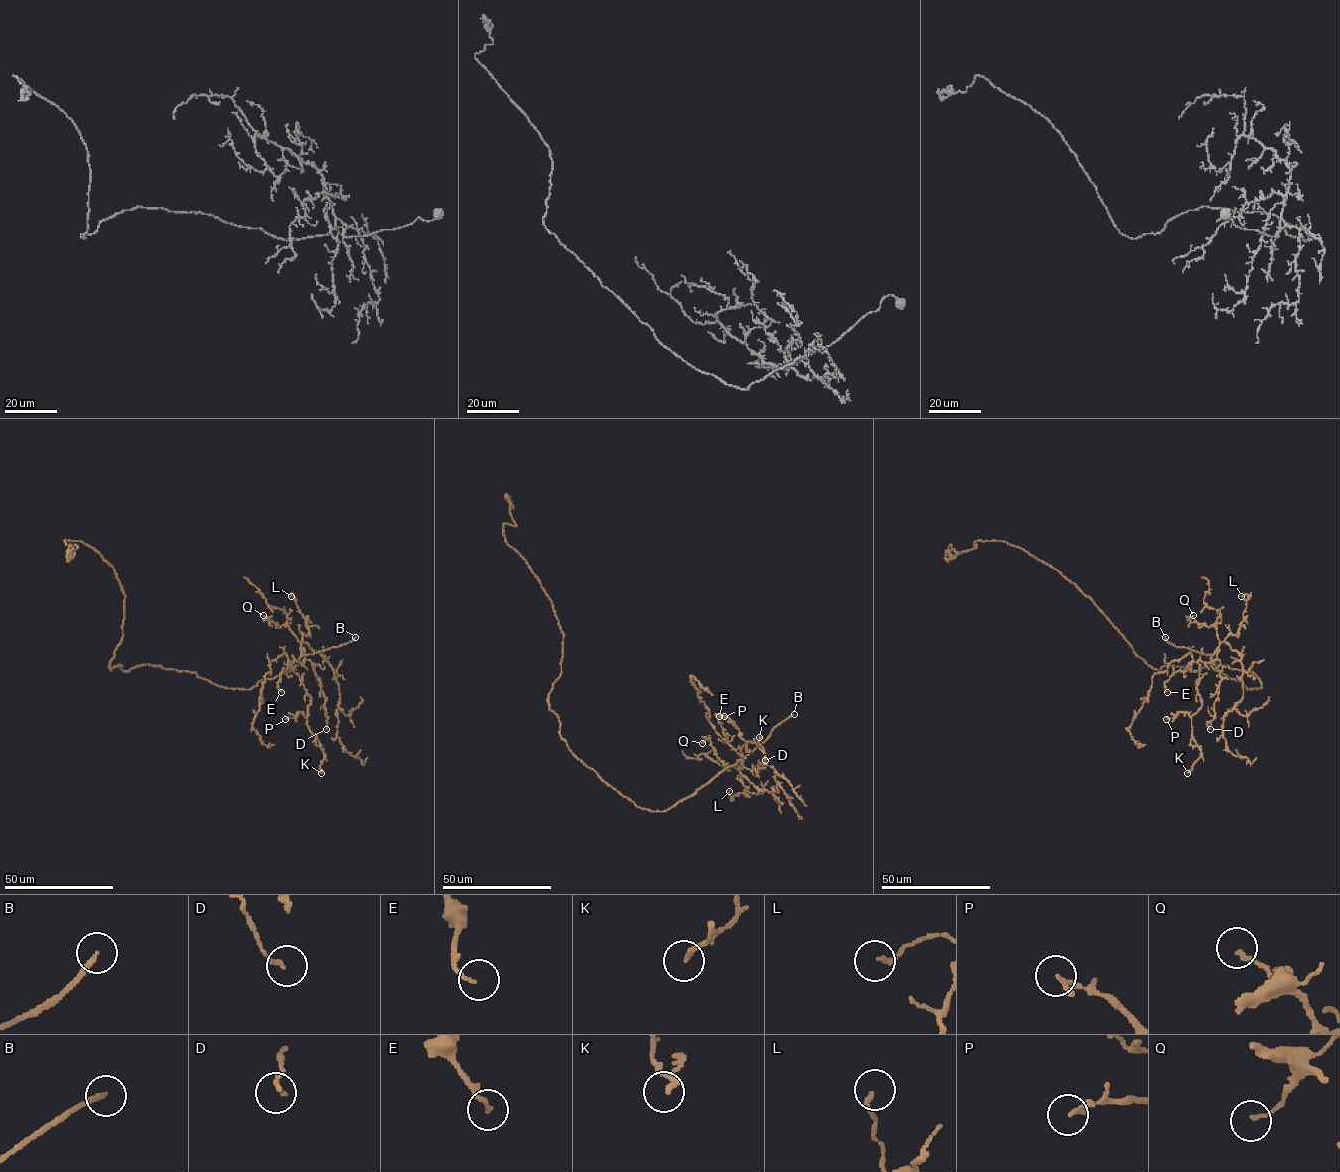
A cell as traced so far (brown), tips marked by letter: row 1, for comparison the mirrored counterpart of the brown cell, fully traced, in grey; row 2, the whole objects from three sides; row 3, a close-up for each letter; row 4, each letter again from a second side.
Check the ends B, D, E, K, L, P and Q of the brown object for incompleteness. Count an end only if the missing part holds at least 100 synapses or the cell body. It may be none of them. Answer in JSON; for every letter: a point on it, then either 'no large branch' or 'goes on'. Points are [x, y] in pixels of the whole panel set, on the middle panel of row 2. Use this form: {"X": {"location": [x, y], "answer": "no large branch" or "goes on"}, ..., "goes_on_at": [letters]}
{"B": {"location": [794, 714], "answer": "goes on"}, "D": {"location": [765, 760], "answer": "no large branch"}, "E": {"location": [719, 716], "answer": "no large branch"}, "K": {"location": [759, 737], "answer": "no large branch"}, "L": {"location": [729, 791], "answer": "no large branch"}, "P": {"location": [724, 716], "answer": "no large branch"}, "Q": {"location": [702, 743], "answer": "no large branch"}, "goes_on_at": ["B"]}

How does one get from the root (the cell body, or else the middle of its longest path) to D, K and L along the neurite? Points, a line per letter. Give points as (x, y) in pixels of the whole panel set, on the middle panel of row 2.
D: (597, 774), (637, 807), (664, 811), (738, 760), (740, 767), (752, 771), (764, 767), (765, 760)
K: (597, 774), (637, 807), (664, 811), (741, 767), (732, 747), (762, 750), (759, 737)
L: (597, 774), (637, 807), (664, 811), (738, 760), (741, 782), (748, 788), (731, 798), (729, 791)

